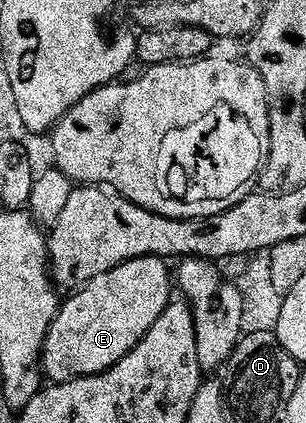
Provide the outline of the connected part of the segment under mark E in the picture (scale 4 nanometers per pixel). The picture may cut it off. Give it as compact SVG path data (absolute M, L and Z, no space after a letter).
M155 255L140 257L128 261L124 265L116 265L108 273L100 273L100 277L92 277L92 281L82 284L73 292L70 300L63 302L58 308L58 315L52 321L52 325L46 334L46 340L42 346L42 358L40 370L51 384L67 383L69 379L83 379L89 375L99 375L116 361L120 361L132 349L136 349L138 342L160 321L164 309L170 306L172 296L172 271L168 268L167 260L157 259Z

